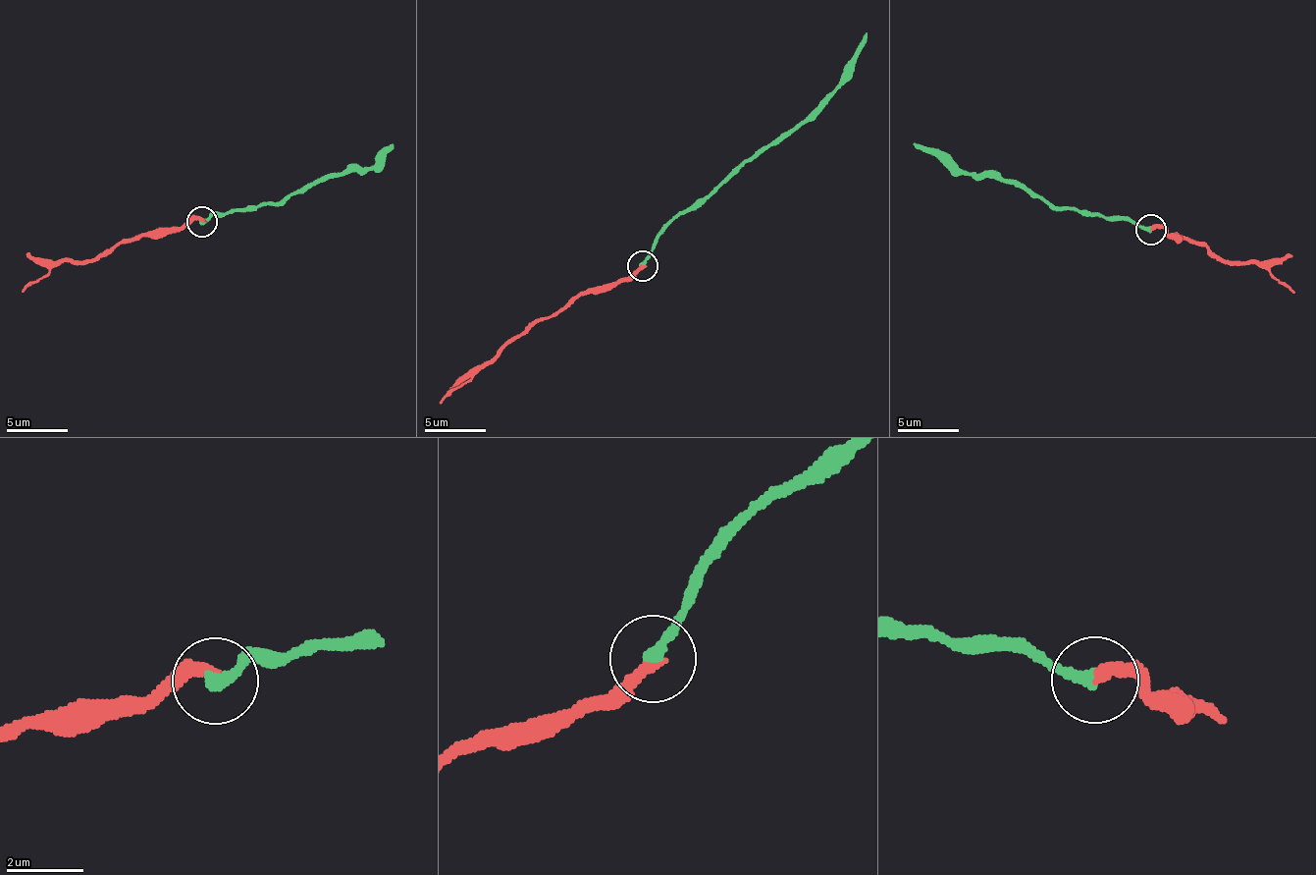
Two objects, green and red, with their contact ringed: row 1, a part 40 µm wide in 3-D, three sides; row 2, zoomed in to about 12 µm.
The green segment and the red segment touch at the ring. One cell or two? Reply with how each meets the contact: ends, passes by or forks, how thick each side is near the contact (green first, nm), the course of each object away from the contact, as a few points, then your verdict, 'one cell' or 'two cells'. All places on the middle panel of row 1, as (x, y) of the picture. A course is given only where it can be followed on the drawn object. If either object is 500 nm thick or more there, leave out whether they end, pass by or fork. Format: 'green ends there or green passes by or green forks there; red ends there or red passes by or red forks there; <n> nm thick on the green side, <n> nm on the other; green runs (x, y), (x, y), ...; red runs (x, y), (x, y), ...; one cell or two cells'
green ends there; red ends there; 320 nm thick on the green side, 320 nm on the other; green runs (641, 266), (651, 244), (679, 215), (698, 209), (749, 160), (784, 139), (828, 95), (866, 31); red runs (641, 266), (616, 286), (598, 285), (573, 296), (556, 312), (535, 319), (441, 404); one cell

